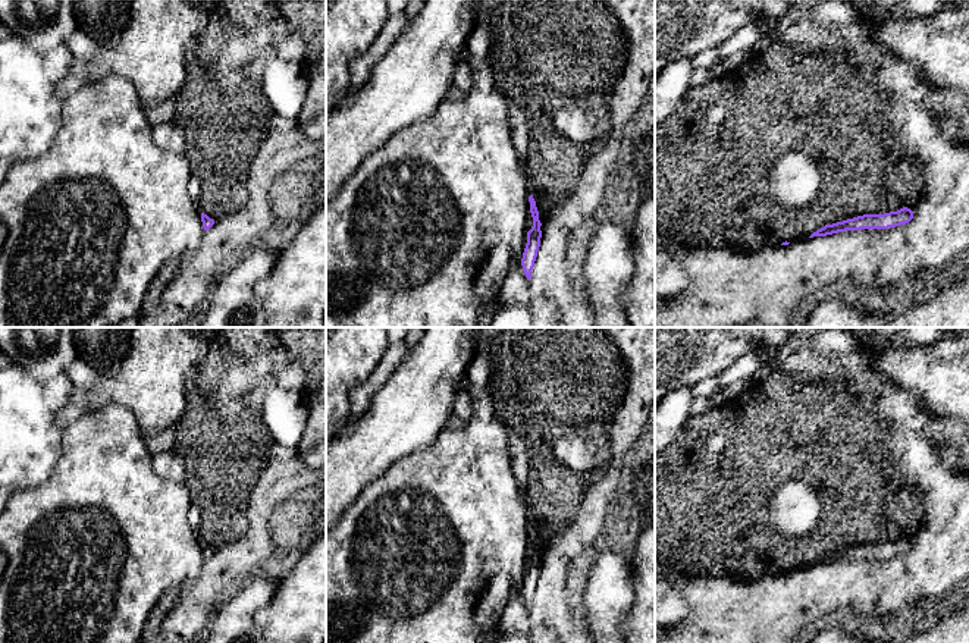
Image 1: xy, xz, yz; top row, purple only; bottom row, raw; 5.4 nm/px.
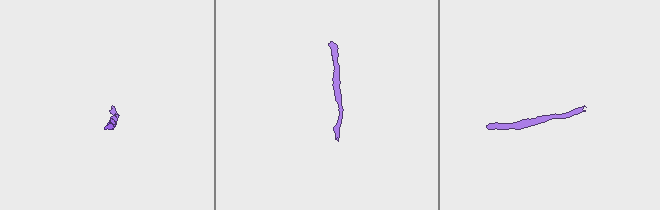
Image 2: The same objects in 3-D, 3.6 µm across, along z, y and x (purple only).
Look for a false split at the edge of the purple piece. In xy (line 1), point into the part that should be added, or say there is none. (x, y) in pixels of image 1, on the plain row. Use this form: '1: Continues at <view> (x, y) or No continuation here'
1: No continuation here

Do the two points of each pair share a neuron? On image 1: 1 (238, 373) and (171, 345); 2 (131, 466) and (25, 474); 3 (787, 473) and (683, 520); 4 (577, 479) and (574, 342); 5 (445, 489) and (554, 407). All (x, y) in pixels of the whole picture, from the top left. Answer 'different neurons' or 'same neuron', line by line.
1: different neurons
2: different neurons
3: same neuron
4: same neuron
5: different neurons

